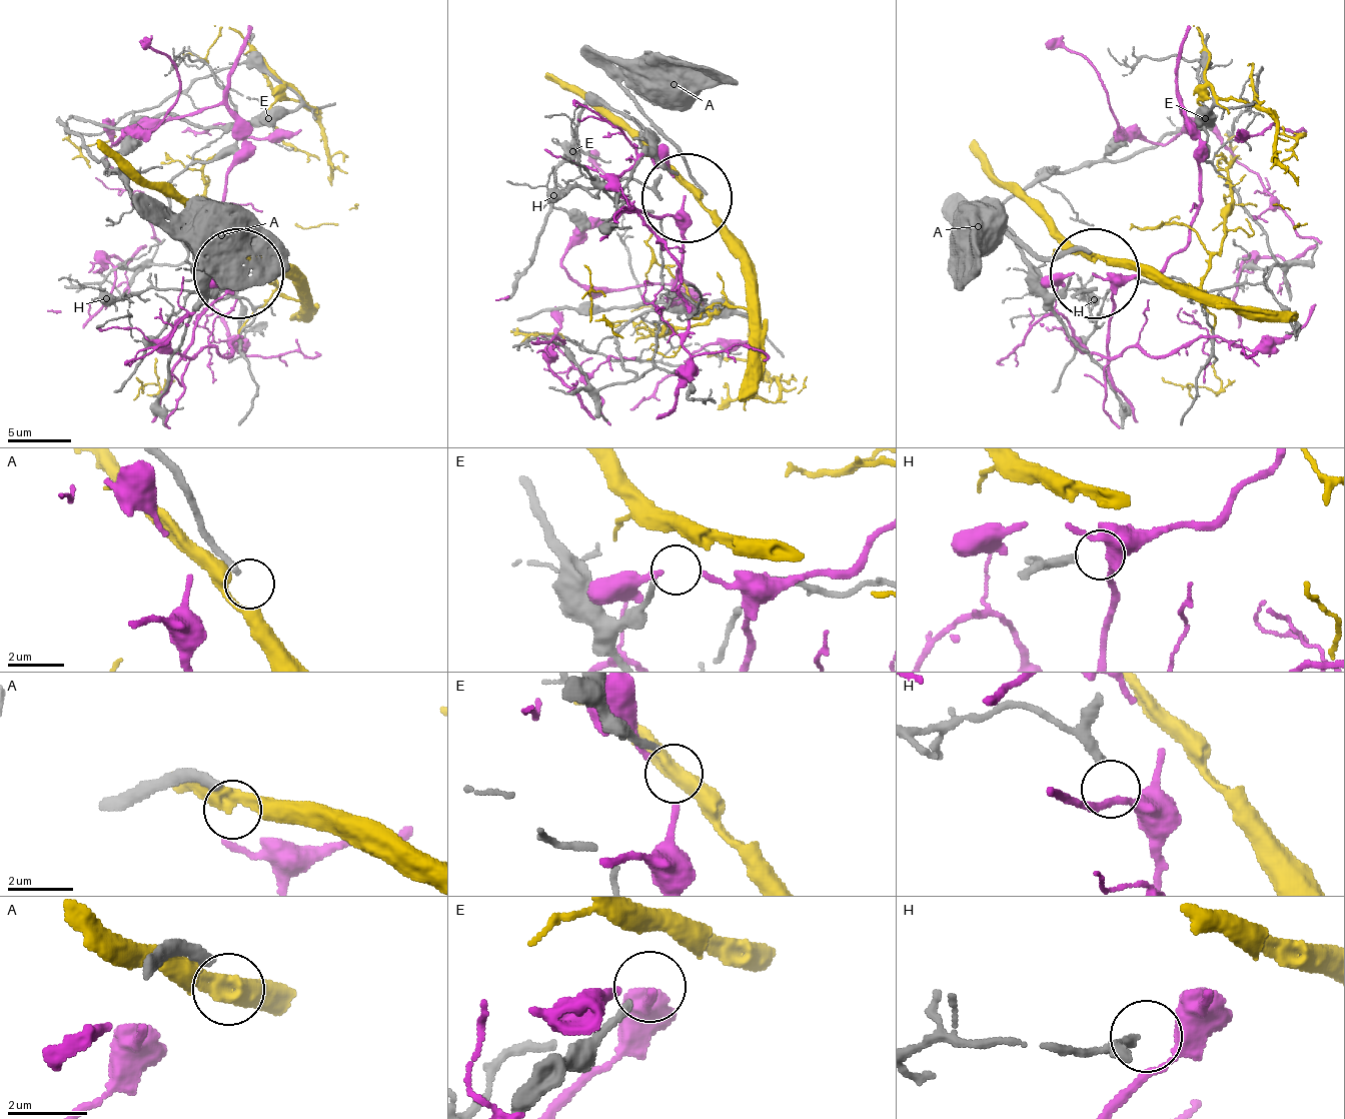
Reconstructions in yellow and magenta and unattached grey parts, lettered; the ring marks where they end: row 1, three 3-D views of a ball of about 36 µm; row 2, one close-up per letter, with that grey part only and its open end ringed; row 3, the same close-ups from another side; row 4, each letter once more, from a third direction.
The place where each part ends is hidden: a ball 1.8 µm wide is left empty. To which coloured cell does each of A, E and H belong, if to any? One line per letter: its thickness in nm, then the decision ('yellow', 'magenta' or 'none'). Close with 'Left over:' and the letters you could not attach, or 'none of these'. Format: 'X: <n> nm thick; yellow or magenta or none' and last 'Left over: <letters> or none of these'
A: 280 nm thick; yellow
E: 190 nm thick; none
H: 300 nm thick; none
Left over: E, H

